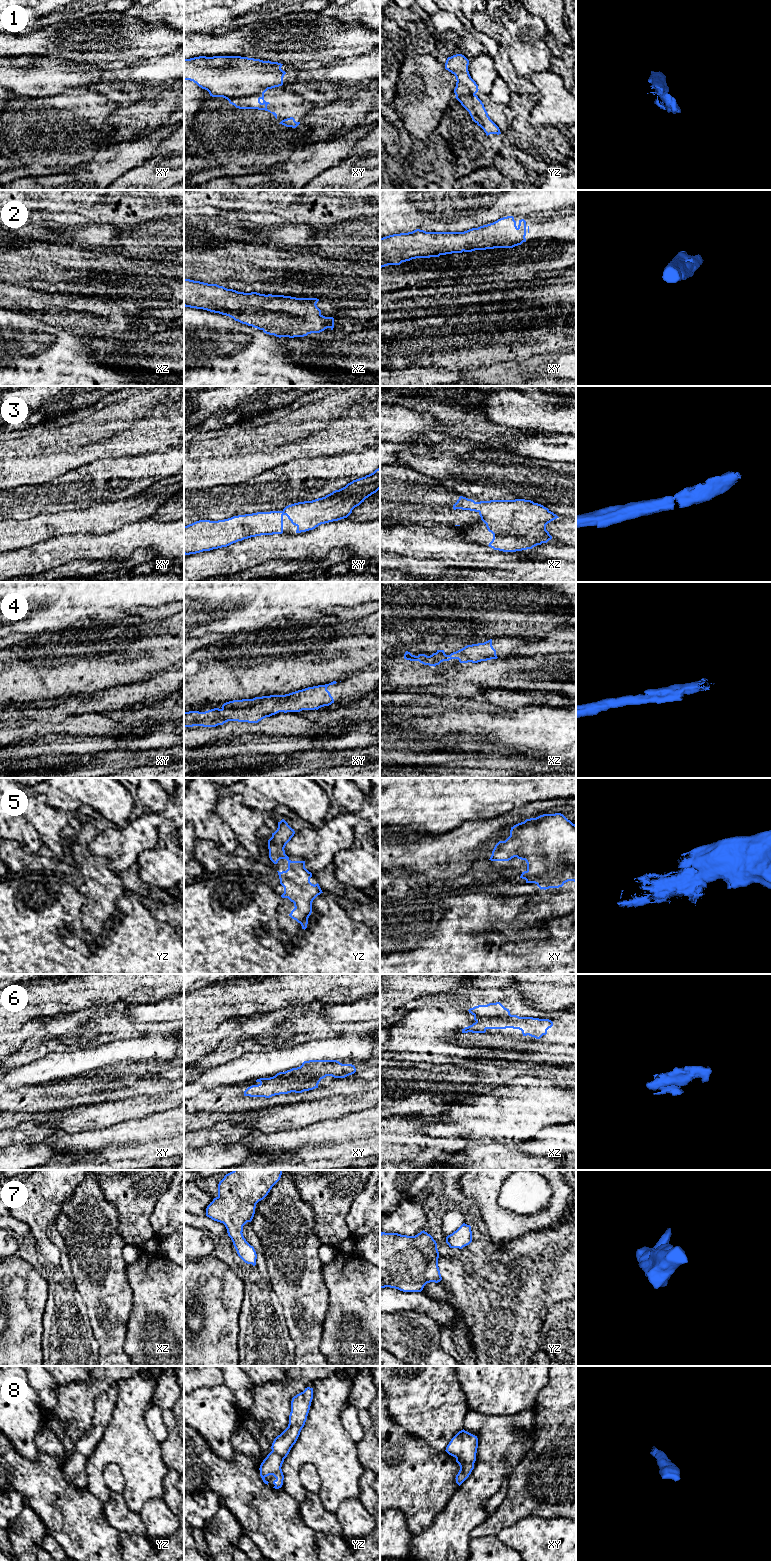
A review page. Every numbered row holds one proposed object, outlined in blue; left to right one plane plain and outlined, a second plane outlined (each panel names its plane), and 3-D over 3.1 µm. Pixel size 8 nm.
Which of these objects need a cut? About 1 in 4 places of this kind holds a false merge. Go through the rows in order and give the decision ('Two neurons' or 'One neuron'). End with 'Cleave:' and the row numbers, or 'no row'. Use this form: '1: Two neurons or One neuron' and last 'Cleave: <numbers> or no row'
1: Two neurons
2: One neuron
3: One neuron
4: One neuron
5: One neuron
6: One neuron
7: One neuron
8: One neuron
Cleave: 1

